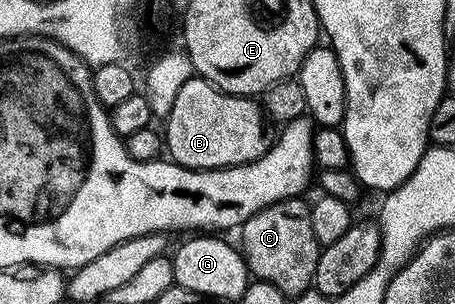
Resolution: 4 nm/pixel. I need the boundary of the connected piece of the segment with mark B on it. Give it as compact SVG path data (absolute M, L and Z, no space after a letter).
M199 75L186 79L174 99L174 107L170 107L170 115L162 125L167 156L187 169L228 169L231 165L245 165L258 159L268 150L270 138L264 130L265 114L261 106L254 102L252 97L235 97L232 93L224 93L217 85L211 85Z

